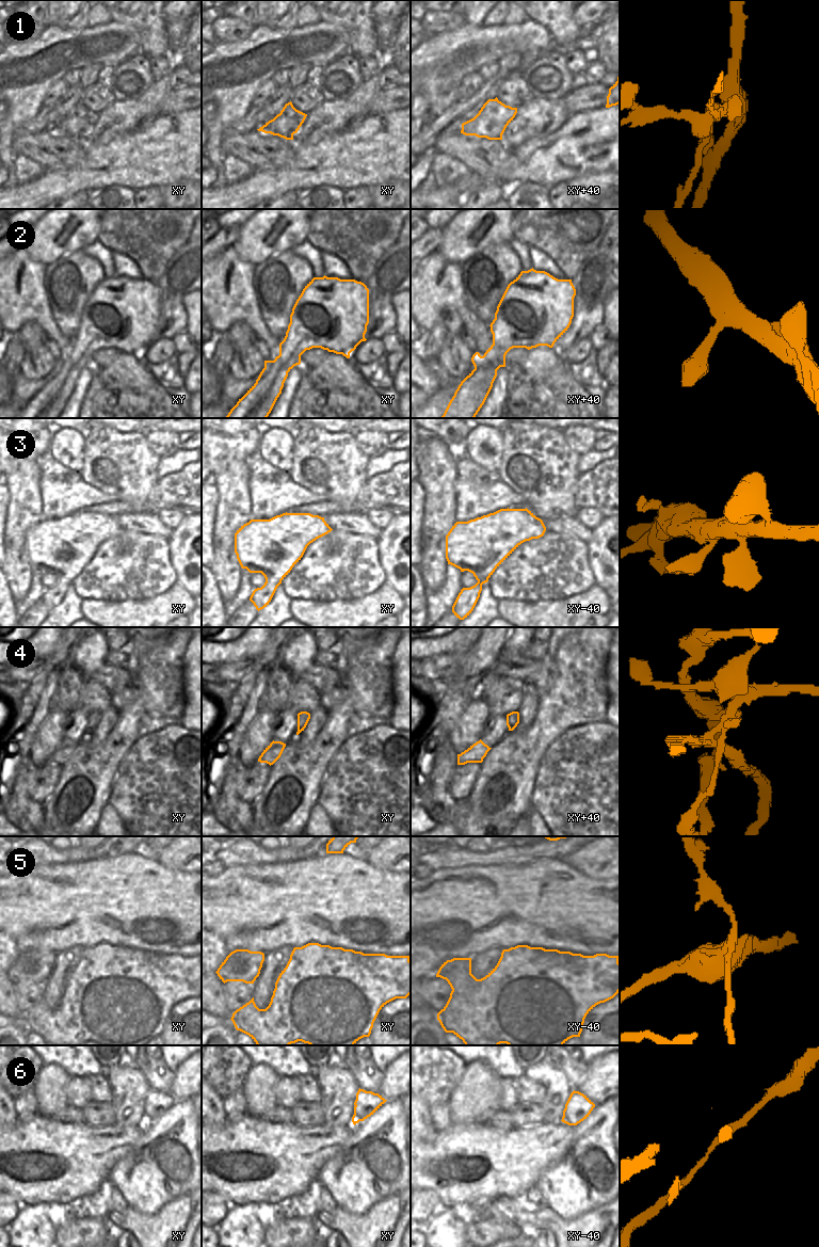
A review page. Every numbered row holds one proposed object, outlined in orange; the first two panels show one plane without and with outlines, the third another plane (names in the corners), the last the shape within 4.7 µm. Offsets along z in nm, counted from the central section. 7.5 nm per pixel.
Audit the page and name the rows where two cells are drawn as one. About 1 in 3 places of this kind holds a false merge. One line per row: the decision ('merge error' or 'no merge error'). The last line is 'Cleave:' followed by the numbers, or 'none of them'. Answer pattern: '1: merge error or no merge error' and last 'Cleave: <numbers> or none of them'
1: merge error
2: no merge error
3: no merge error
4: merge error
5: merge error
6: merge error
Cleave: 1, 4, 5, 6

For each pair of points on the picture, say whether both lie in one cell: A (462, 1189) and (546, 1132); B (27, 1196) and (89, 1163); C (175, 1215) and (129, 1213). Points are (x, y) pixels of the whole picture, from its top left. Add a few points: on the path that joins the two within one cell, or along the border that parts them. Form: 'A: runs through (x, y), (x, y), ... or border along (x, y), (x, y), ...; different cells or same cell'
A: runs through (483, 1179), (498, 1164), (510, 1163), (525, 1153); same cell
B: runs through (42, 1183), (62, 1178), (74, 1166); same cell
C: runs through (163, 1217), (158, 1220), (141, 1220); same cell

